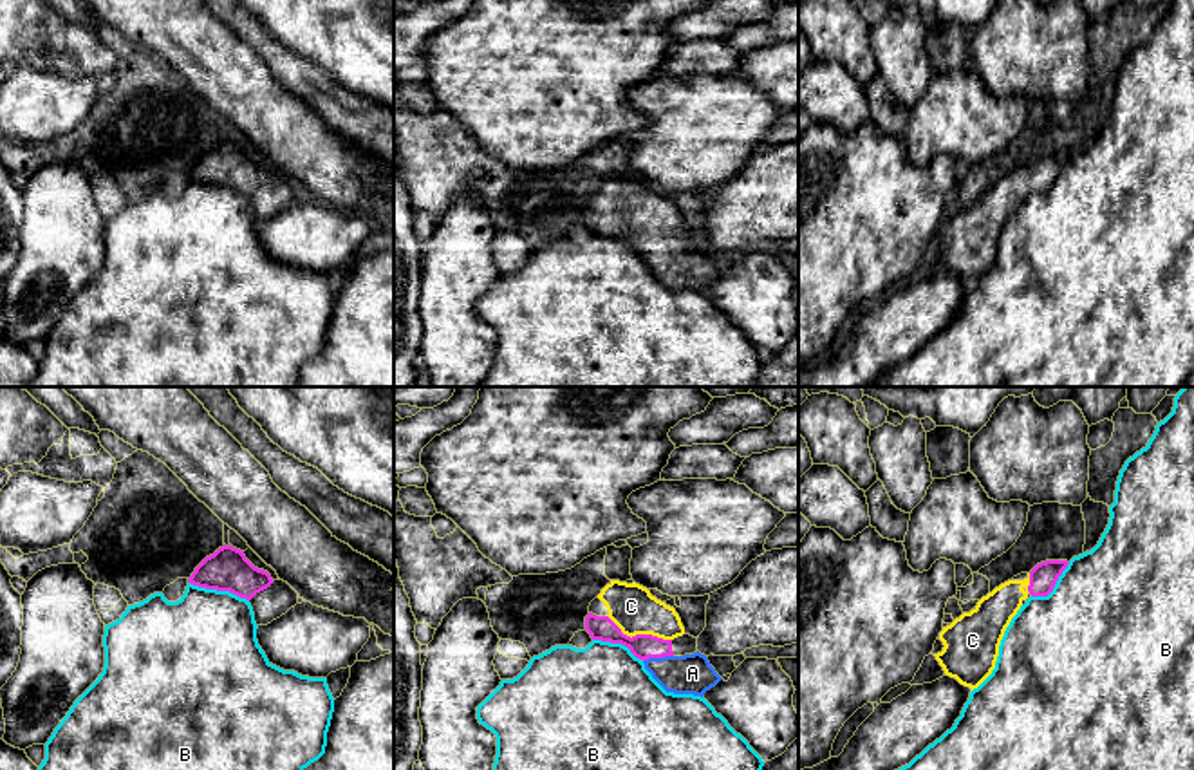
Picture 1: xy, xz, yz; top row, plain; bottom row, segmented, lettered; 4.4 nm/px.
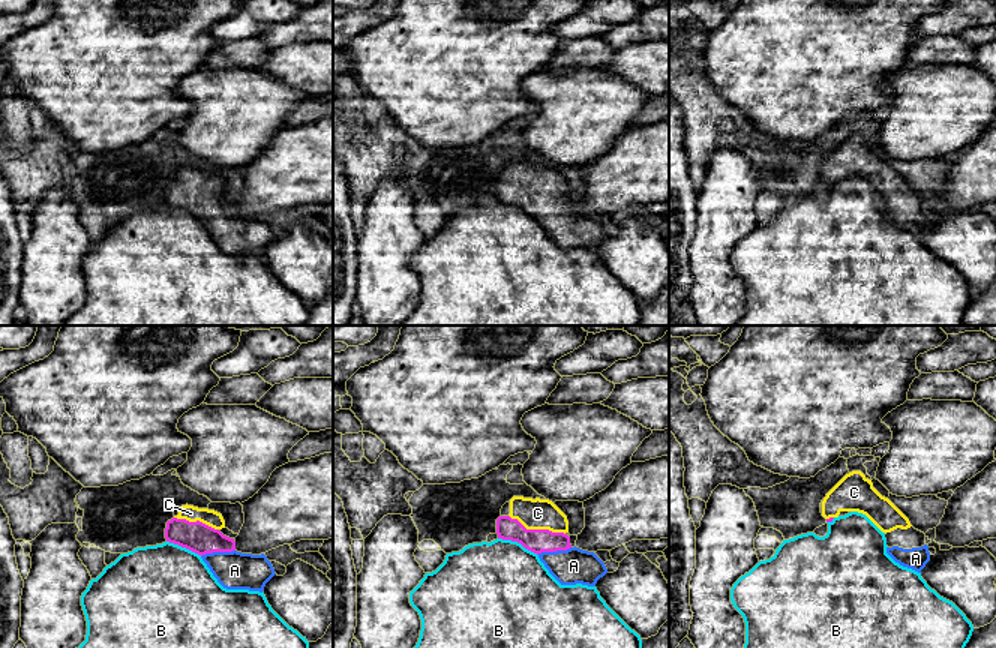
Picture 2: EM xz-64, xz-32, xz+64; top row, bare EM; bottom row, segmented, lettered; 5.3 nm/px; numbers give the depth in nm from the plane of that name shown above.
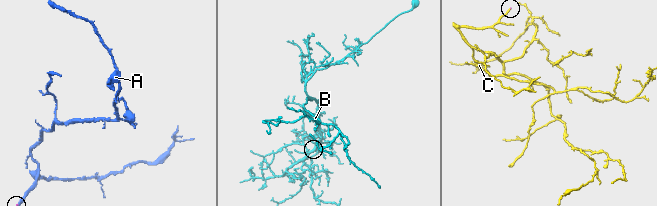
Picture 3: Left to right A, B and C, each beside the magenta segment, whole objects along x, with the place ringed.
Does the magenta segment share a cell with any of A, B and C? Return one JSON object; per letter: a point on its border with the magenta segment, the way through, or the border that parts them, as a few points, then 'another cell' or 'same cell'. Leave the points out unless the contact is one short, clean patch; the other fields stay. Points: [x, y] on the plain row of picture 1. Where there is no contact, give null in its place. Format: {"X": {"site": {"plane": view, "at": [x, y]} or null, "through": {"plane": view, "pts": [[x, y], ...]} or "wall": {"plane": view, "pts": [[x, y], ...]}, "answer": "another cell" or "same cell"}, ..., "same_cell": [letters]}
{"A": {"site": {"plane": "xz", "at": [658, 252]}, "through": {"plane": "xz", "pts": [[642, 241], [658, 252], [674, 268], [692, 268]]}, "answer": "same cell"}, "B": {"site": {"plane": "xy", "at": [219, 185]}, "wall": {"plane": "xy", "pts": [[188, 176], [206, 183], [228, 185], [248, 196]]}, "answer": "another cell"}, "C": {"site": {"plane": "xz", "at": [638, 230]}, "through": {"plane": "xz", "pts": [[600, 223], [638, 230], [638, 215], [631, 201]]}, "answer": "same cell"}, "same_cell": ["A", "C"]}

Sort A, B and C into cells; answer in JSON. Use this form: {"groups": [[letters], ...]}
{"groups": [["A", "C"], ["B"]]}

